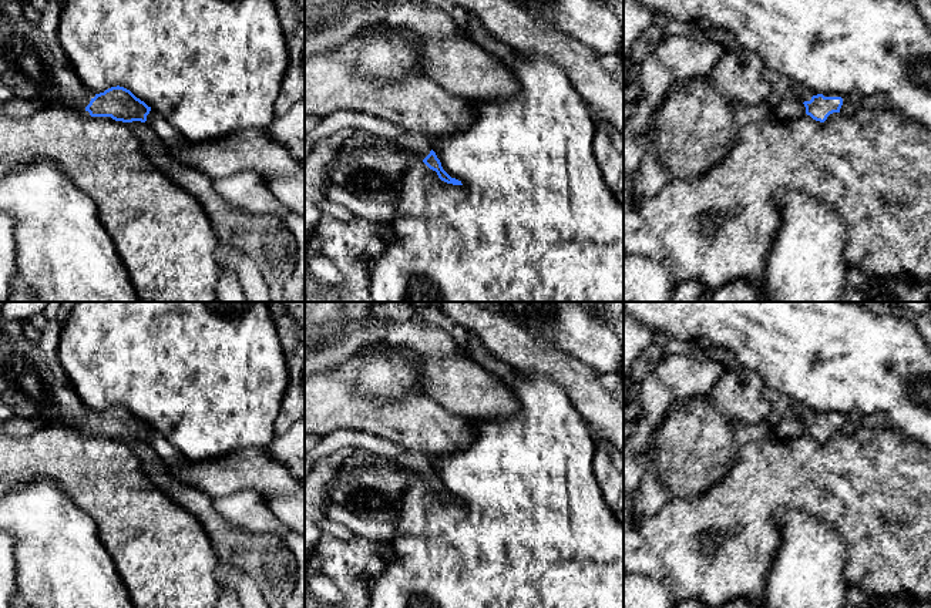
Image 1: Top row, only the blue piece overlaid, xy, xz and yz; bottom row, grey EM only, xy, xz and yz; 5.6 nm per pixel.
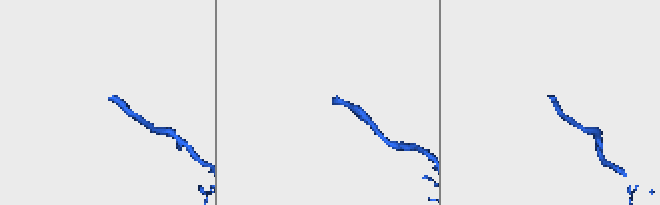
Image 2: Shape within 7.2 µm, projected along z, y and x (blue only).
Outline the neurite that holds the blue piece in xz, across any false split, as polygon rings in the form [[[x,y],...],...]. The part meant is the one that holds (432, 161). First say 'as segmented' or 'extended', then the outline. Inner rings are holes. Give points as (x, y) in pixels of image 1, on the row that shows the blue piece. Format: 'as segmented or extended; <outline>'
extended; [[[406,132],[394,141],[379,138],[370,147],[352,147],[336,154],[329,168],[329,184],[337,185],[352,195],[396,205],[404,174],[414,161],[423,161],[447,184],[463,185],[441,167],[426,138]]]

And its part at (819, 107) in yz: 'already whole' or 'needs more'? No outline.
needs more

